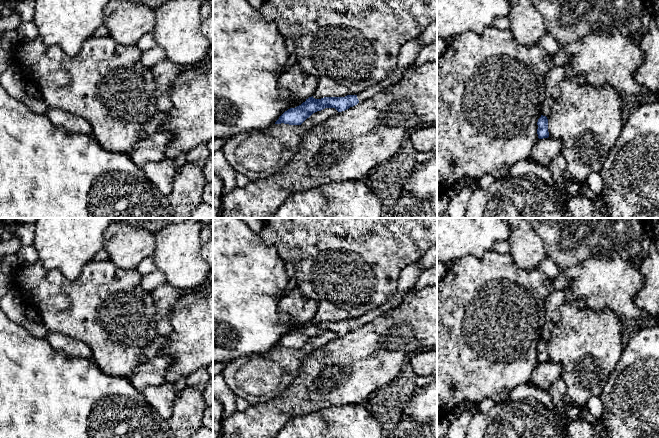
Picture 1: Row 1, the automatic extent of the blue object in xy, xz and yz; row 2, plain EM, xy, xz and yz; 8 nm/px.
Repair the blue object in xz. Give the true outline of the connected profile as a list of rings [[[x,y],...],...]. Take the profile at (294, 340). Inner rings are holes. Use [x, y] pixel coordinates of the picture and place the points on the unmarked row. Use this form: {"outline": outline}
{"outline": [[[420,261],[405,267],[400,275],[395,294],[391,299],[380,307],[373,309],[356,319],[345,321],[324,321],[315,323],[313,320],[306,323],[301,329],[285,335],[275,348],[301,349],[313,337],[325,332],[335,332],[338,336],[345,335],[376,318],[386,314],[390,310],[397,308],[404,299],[408,290],[414,286],[421,275]]]}

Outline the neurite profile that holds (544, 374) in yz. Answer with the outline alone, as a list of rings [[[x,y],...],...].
[[[538,363],[528,383],[547,391],[557,379],[560,379],[560,373],[561,365],[558,363]]]

